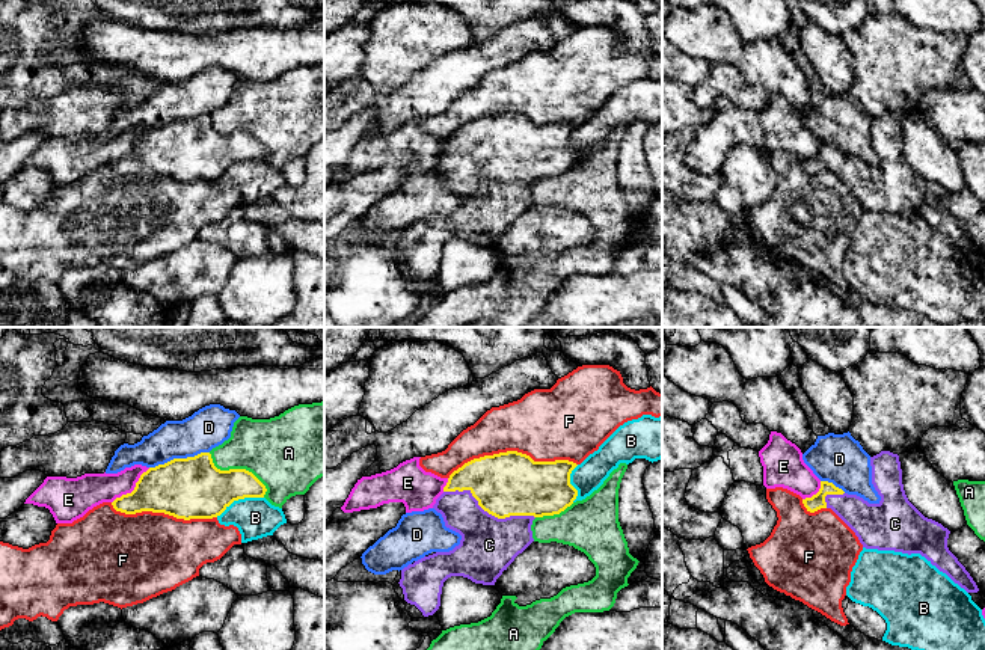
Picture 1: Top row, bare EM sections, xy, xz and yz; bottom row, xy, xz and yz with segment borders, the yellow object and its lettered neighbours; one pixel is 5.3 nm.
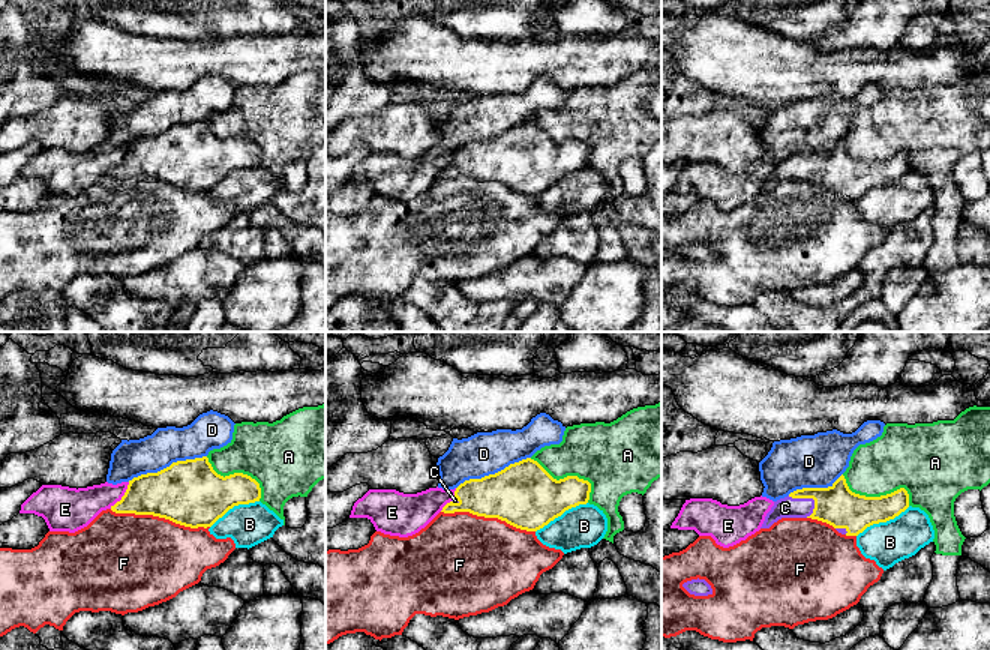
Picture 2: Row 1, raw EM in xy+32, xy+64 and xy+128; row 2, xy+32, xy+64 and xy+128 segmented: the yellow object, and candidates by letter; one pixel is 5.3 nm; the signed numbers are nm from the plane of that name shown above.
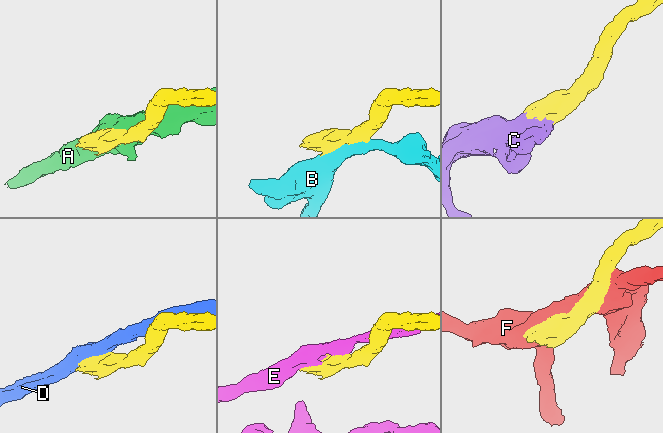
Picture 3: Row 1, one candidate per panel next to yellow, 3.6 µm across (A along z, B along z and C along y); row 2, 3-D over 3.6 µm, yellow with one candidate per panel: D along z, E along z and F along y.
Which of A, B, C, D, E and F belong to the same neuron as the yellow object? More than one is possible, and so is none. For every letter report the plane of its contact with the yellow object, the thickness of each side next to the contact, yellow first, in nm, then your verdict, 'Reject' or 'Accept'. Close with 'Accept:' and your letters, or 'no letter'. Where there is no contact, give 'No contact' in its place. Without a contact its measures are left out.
A: Touches yellow in xy. Thickness 320 nm (yellow) against 380 nm. Reject
B: Touches yellow in xy. Thickness 320 nm (yellow) against 220 nm. Reject
C: Touches yellow in xz. Thickness 340 nm (yellow) against 300 nm. Accept
D: Touches yellow in xy. Thickness 320 nm (yellow) against 220 nm. Reject
E: Touches yellow in xy. Thickness 320 nm (yellow) against 180 nm. Reject
F: Touches yellow in xz. Thickness 340 nm (yellow) against 380 nm. Reject
Accept: C

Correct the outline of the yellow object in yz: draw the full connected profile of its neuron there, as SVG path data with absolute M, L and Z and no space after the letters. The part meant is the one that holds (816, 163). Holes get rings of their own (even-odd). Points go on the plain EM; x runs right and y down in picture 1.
M881 113L870 119L870 128L872 146L881 158L878 166L821 143L819 154L802 161L804 169L810 175L831 170L855 195L863 210L920 216L967 255L977 255L976 244L947 210L950 193L925 179L908 163L899 118Z

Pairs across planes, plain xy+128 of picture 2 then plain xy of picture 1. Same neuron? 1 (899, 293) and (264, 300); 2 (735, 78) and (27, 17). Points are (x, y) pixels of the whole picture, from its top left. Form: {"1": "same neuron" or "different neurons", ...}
{"1": "different neurons", "2": "different neurons"}

